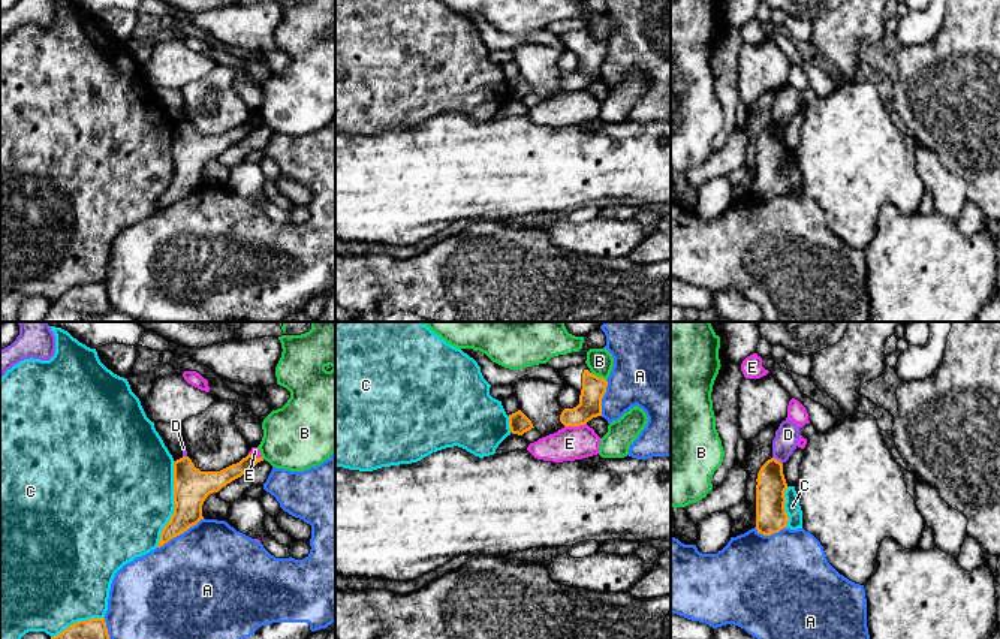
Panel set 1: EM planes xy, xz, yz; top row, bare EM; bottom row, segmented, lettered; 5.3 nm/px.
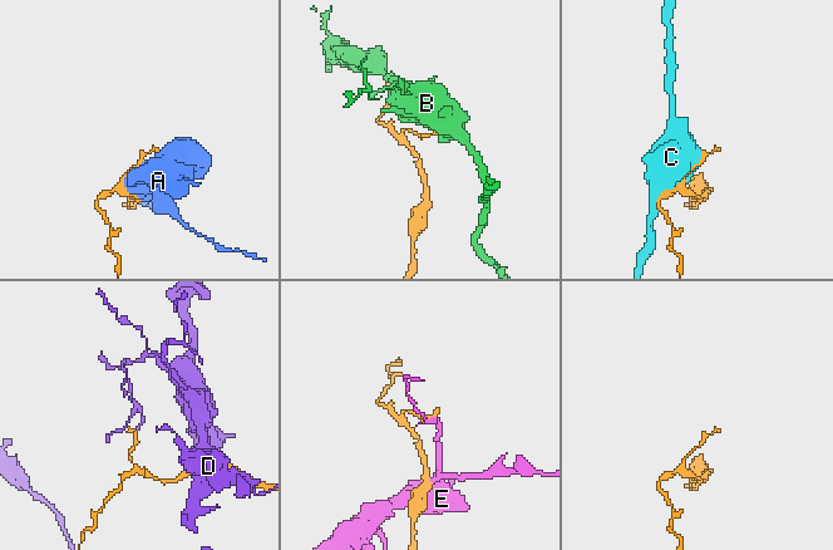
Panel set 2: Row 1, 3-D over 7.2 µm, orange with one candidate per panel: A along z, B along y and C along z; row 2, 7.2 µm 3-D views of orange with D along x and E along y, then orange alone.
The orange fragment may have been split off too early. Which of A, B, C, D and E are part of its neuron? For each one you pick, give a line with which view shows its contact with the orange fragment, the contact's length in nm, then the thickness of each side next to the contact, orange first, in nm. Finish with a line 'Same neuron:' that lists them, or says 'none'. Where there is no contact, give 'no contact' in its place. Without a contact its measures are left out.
Same neuron: none

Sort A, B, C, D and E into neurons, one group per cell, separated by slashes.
A / B / C / D / E

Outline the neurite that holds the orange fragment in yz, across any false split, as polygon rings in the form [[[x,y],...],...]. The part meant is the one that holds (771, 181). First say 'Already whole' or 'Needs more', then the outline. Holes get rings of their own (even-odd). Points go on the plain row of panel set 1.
Already whole. [[[775,123],[768,124],[756,144],[756,195],[771,201],[786,193],[789,181],[784,174],[787,148],[783,129]]]

